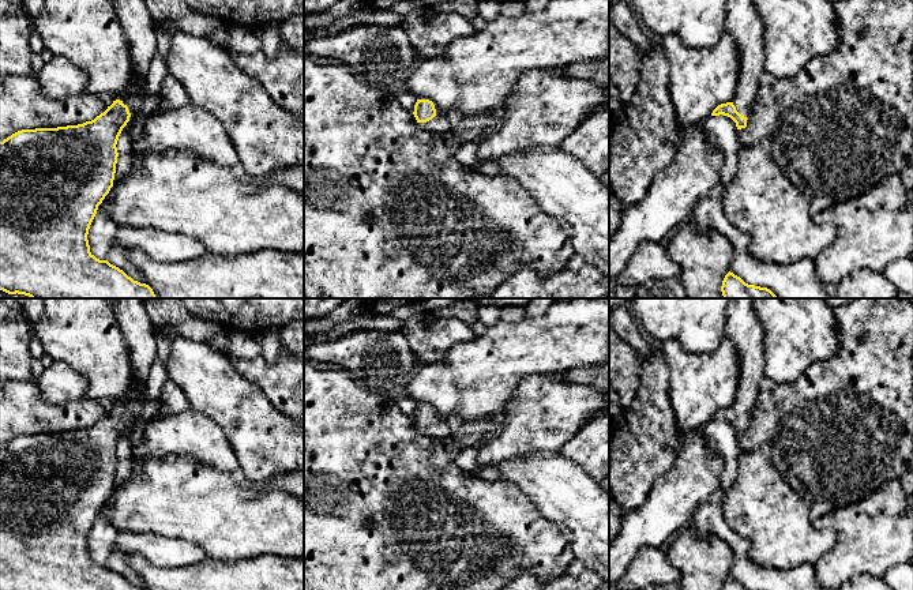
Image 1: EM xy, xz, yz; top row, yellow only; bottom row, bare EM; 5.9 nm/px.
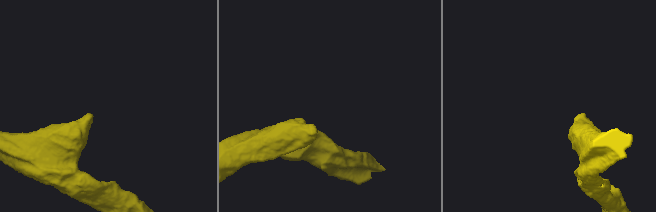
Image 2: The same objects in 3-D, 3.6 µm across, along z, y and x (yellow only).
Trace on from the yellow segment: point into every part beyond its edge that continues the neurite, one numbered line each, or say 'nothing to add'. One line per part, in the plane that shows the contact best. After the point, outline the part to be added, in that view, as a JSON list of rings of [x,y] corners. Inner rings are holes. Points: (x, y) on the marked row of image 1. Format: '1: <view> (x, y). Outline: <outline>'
1: xy (134, 17). Outline: [[[114,0],[113,5],[128,40],[138,76],[132,93],[116,99],[127,105],[131,114],[135,114],[144,104],[144,98],[139,95],[139,86],[144,83],[149,65],[157,50],[155,23],[144,0]]]

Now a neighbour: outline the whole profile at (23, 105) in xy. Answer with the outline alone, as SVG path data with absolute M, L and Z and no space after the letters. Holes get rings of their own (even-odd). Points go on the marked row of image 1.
M8 75L0 80L0 142L22 129L83 124L106 109L99 95L89 91L50 98L41 91L34 75Z

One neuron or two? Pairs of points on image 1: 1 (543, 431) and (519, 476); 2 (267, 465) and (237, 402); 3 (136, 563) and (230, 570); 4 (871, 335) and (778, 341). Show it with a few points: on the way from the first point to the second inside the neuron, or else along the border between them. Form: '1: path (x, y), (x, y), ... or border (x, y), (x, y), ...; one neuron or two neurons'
1: border (558, 450), (536, 450), (502, 461); two neurons
2: path (266, 450), (266, 442), (247, 417); one neuron
3: path (160, 575), (207, 575); one neuron
4: border (833, 312), (838, 326), (838, 350), (818, 361); two neurons

